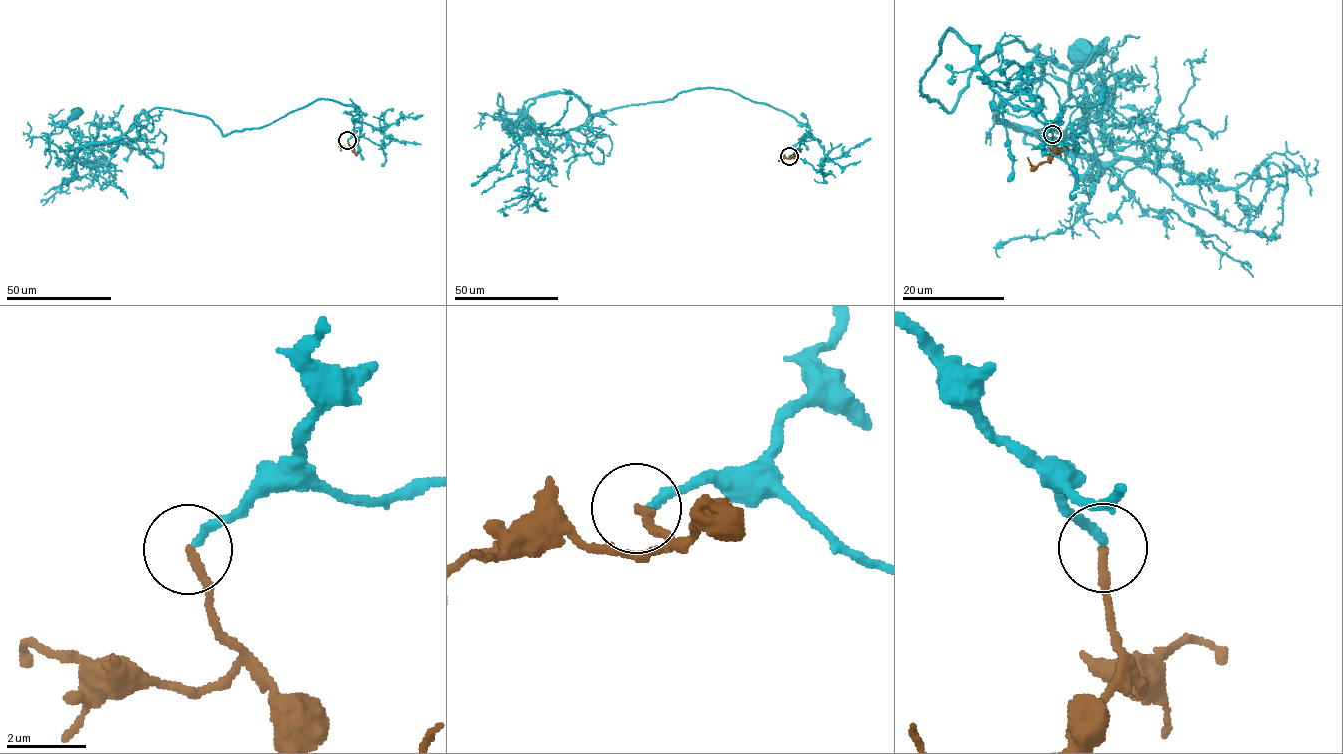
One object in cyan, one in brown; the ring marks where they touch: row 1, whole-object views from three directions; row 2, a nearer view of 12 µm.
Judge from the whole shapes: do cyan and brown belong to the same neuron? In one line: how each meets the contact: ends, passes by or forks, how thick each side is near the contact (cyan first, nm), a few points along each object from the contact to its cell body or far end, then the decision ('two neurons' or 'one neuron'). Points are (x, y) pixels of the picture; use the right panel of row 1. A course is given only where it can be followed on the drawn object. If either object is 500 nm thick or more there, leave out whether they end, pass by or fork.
cyan ends; brown ends; calibres 240 and 240 nm; course cyan (1052, 133), (957, 32), (919, 82), (949, 112), (1016, 40), (1097, 117), (1099, 180), (1025, 137), (1087, 52); course brown (1052, 135), (1053, 152), (1046, 161), (1033, 166), (1027, 157); one neuron

